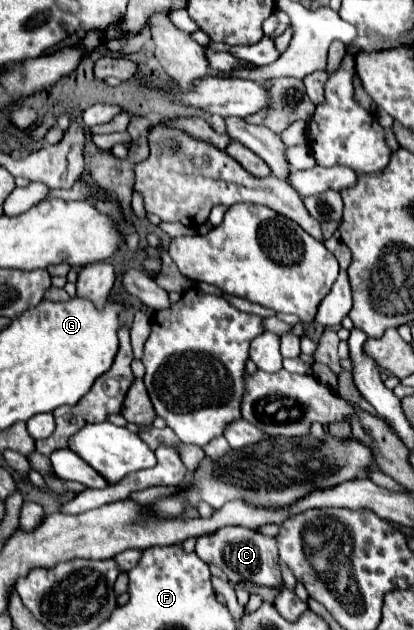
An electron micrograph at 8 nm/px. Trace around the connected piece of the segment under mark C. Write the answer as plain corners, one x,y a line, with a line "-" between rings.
224,526
214,534
200,536
196,542
196,554
206,562
222,568
228,576
230,584
238,584
240,580
252,580
258,586
280,588
282,586
282,572
278,564
278,548
276,538
268,538
258,534
256,530
248,530
242,526

